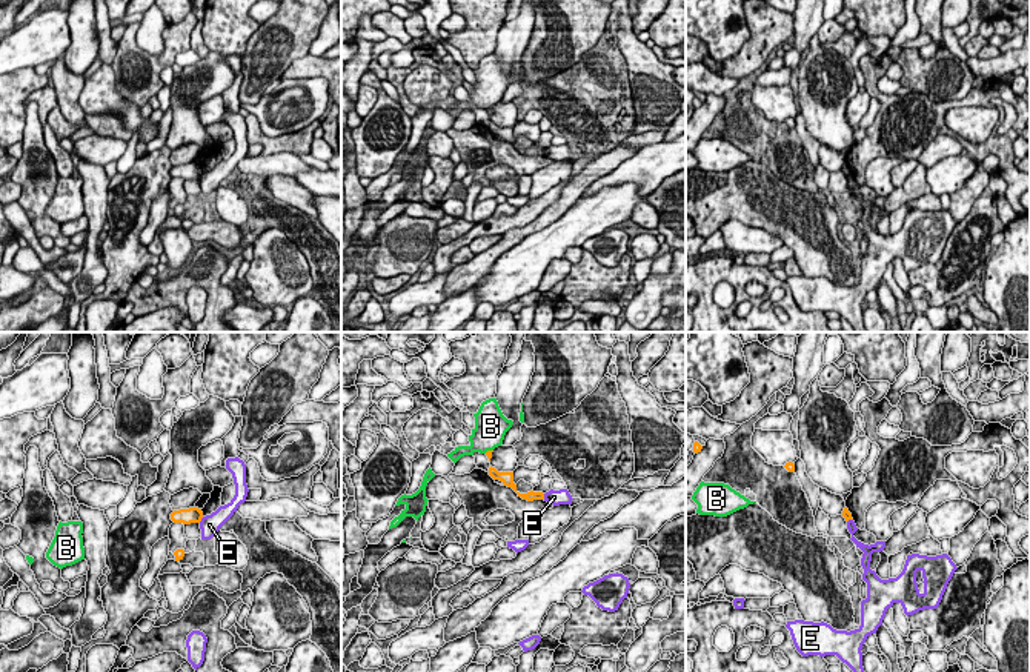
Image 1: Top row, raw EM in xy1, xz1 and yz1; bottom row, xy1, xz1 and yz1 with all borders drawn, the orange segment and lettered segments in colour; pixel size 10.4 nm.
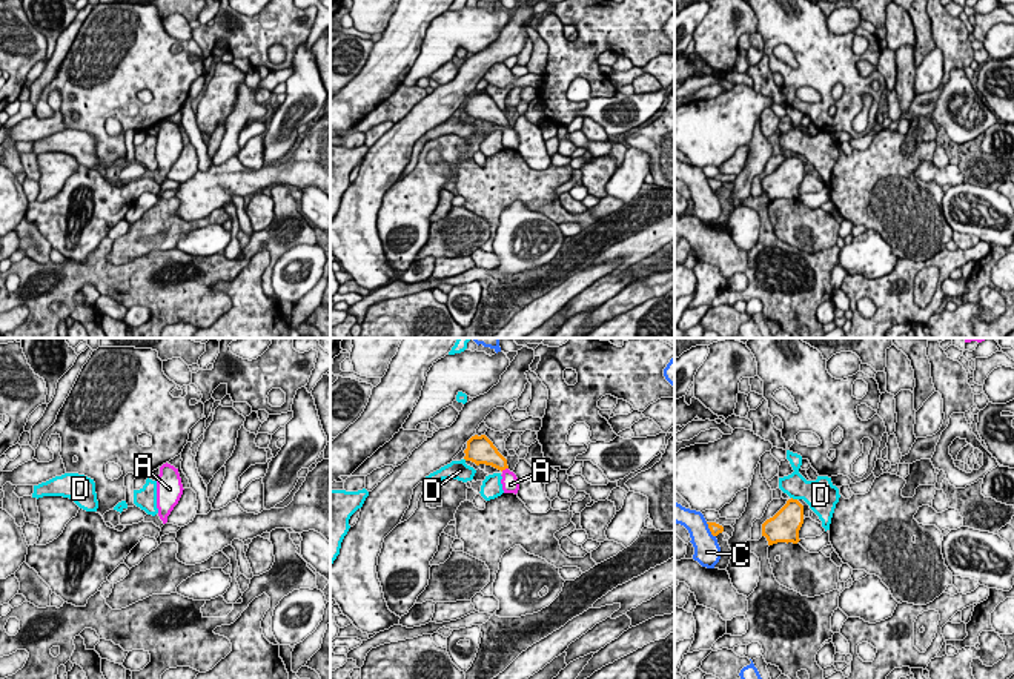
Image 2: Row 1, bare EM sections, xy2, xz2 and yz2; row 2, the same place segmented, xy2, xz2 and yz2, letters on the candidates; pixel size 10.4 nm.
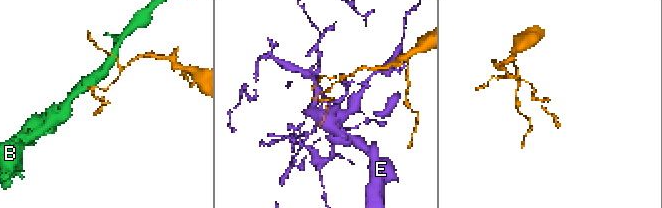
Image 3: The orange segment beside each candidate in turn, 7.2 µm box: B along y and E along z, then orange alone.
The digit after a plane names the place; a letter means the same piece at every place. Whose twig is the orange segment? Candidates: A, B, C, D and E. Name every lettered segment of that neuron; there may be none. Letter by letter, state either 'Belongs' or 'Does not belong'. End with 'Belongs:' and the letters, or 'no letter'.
A: Belongs
B: Does not belong
C: Does not belong
D: Does not belong
E: Does not belong
Belongs: A

